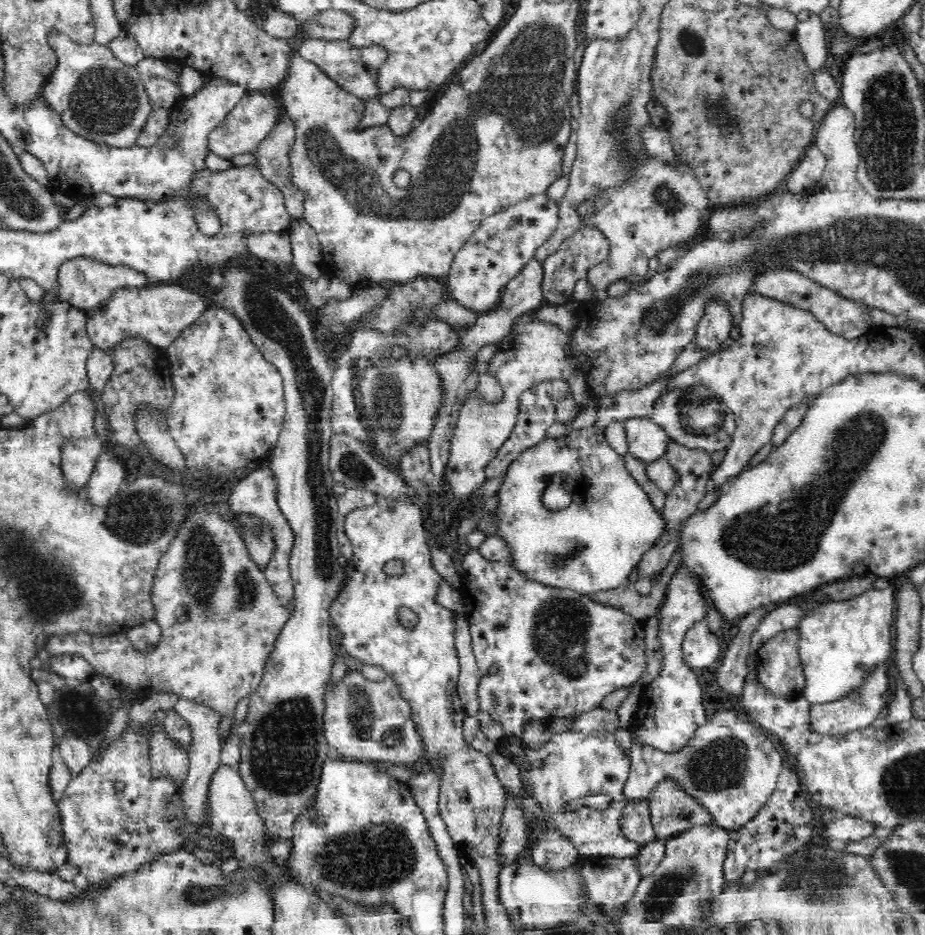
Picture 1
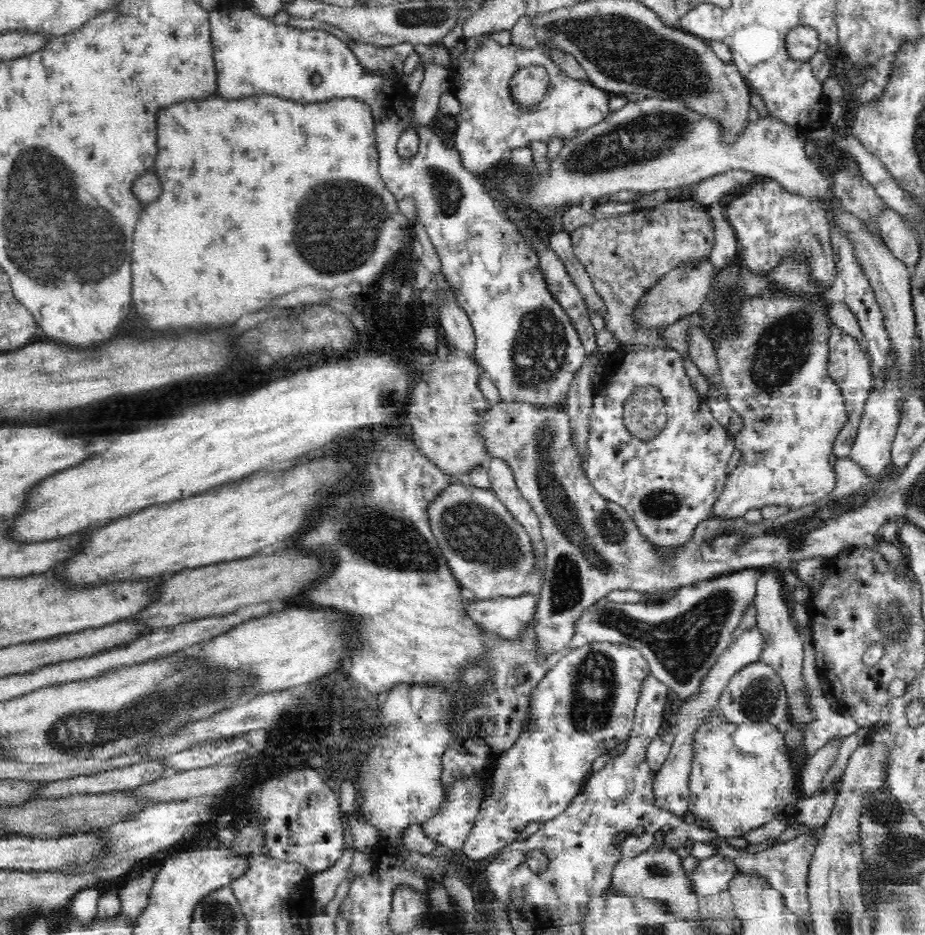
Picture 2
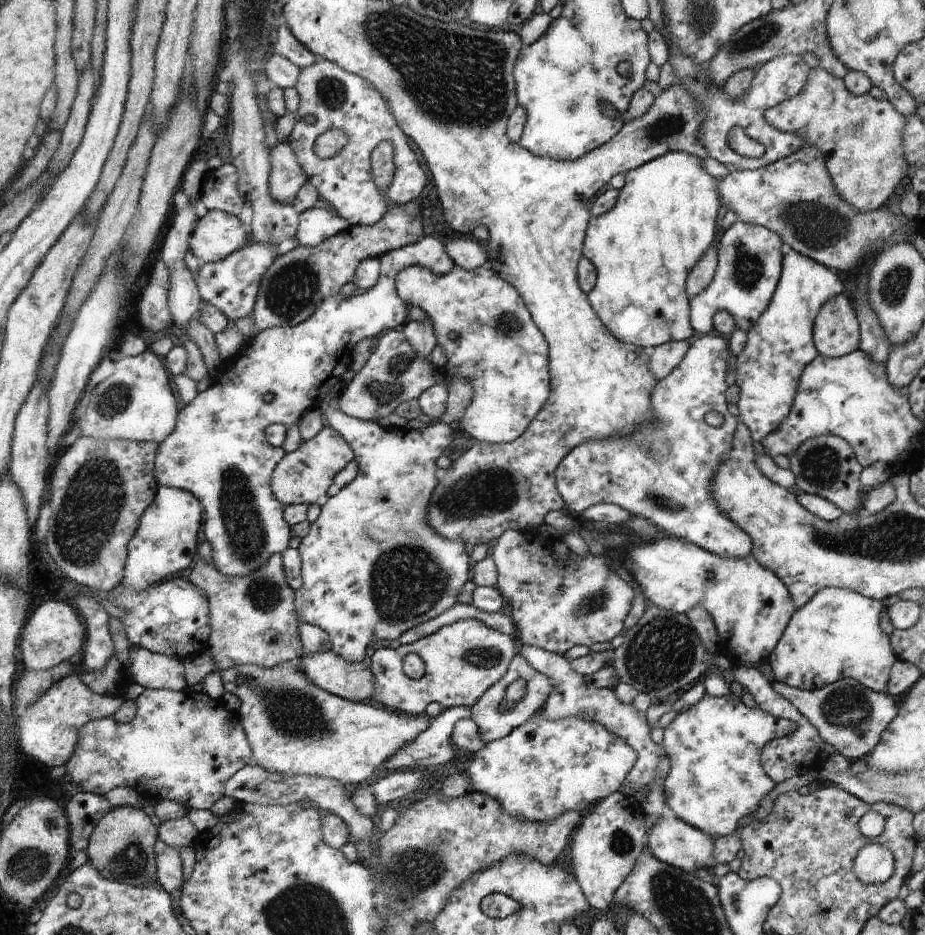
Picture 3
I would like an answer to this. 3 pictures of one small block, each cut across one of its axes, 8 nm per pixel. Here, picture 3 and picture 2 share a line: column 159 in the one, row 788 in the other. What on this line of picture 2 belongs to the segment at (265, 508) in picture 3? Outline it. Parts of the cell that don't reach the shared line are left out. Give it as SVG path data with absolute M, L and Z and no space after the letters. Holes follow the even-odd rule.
M476 774L476 776L468 776L468 778L460 776L450 786L443 786L443 788L444 794L438 814L434 814L432 818L428 818L428 822L422 824L419 827L419 831L424 832L426 836L436 840L438 844L446 848L461 850L481 809L481 804L484 800L486 780L483 780L483 776L479 776L479 774Z

